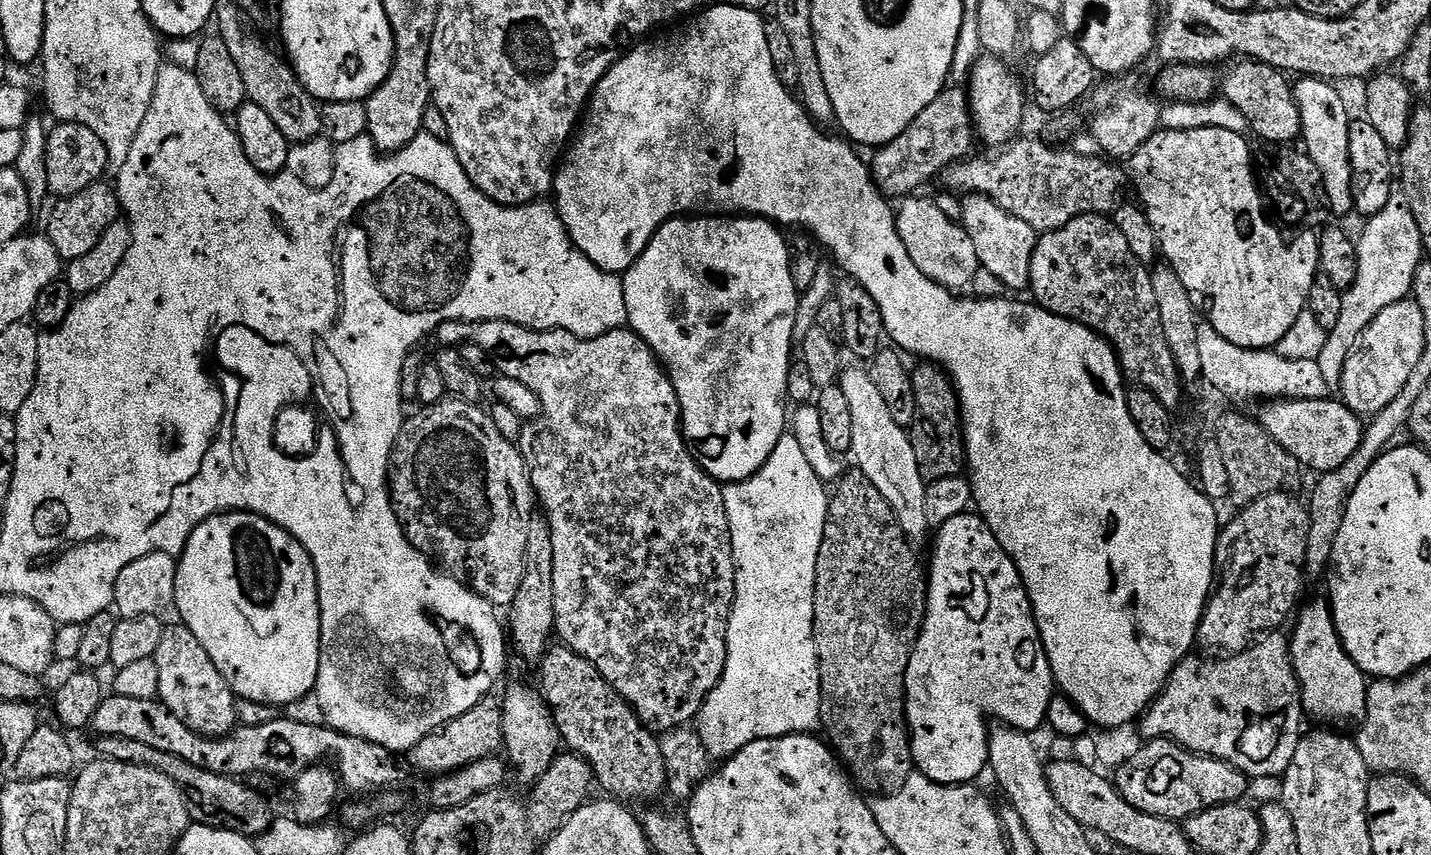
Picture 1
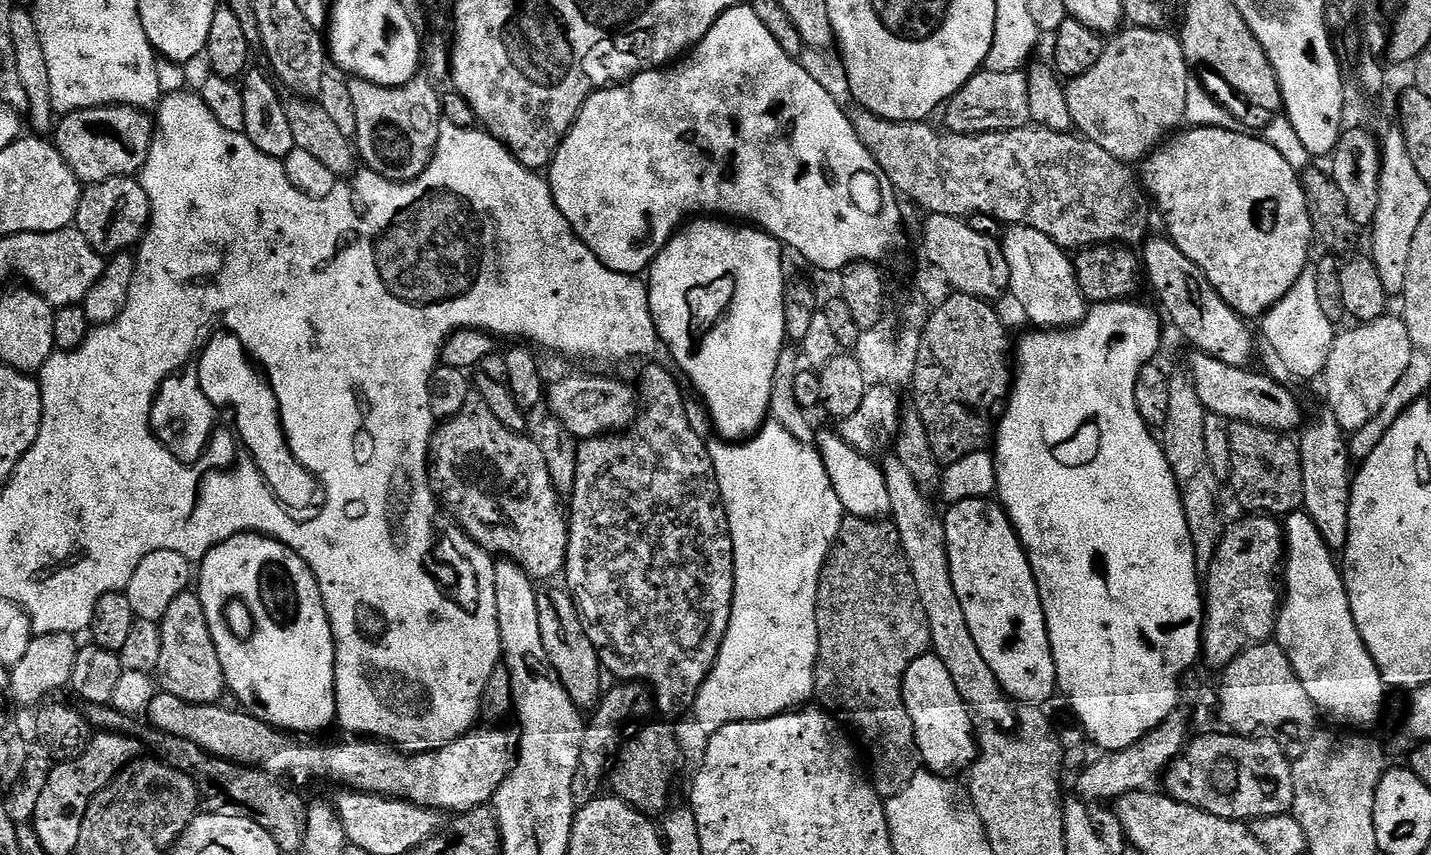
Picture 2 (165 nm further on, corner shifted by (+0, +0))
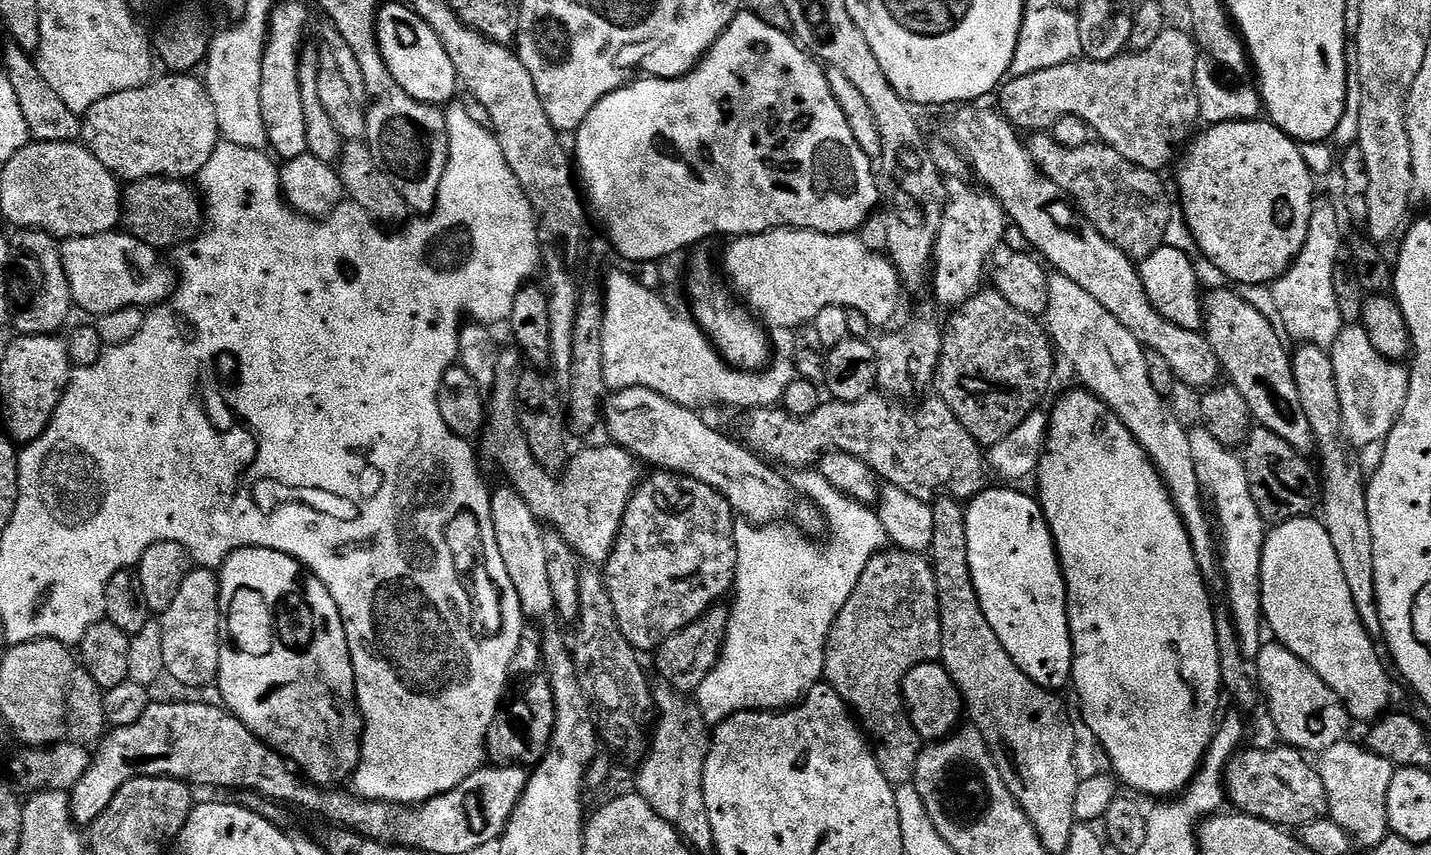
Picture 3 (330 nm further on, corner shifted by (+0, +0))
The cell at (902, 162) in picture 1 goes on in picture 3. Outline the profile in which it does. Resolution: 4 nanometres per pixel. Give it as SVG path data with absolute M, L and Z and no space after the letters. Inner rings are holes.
M1168 26L1148 49L1129 51L1106 62L1079 58L1036 72L1025 71L1022 76L1013 75L999 89L999 111L1020 130L1048 130L1063 117L1077 116L1122 158L1151 172L1163 173L1163 168L1177 159L1182 145L1197 131L1196 124L1201 123L1196 93L1198 45L1185 29L1184 32Z

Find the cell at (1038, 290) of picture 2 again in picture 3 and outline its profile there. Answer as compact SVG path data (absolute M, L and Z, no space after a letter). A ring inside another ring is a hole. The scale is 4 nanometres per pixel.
M1059 274L1048 277L1047 316L1046 331L1059 355L1064 355L1072 363L1073 370L1084 383L1081 385L1115 412L1156 465L1156 471L1168 487L1172 505L1186 526L1194 558L1205 581L1212 582L1215 576L1217 579L1222 572L1222 560L1217 545L1214 546L1214 526L1198 482L1198 470L1190 450L1190 432L1168 409L1169 401L1154 390L1150 373L1146 370L1145 345L1140 337L1122 326L1122 322L1118 322L1102 302L1098 302L1098 298L1090 298L1078 282Z

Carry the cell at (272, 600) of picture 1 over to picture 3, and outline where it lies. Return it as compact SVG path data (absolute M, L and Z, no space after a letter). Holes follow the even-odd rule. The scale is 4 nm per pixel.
M240 548L237 552L231 552L228 559L224 561L222 567L219 569L218 575L220 578L220 610L222 613L222 675L219 677L218 685L220 684L220 692L224 695L224 700L222 699L223 707L227 708L232 715L238 717L258 739L264 741L268 747L275 748L285 760L295 765L309 781L340 782L336 780L344 780L347 776L349 779L349 777L355 773L356 763L360 761L360 746L364 734L364 721L362 719L360 705L356 703L356 675L354 674L354 666L352 665L352 652L349 650L348 643L346 642L346 630L342 622L342 614L338 610L338 606L334 602L330 590L326 590L326 586L323 582L316 576L313 576L311 572L307 571L300 561L295 560L292 556L287 556L284 552L276 552L273 548Z

